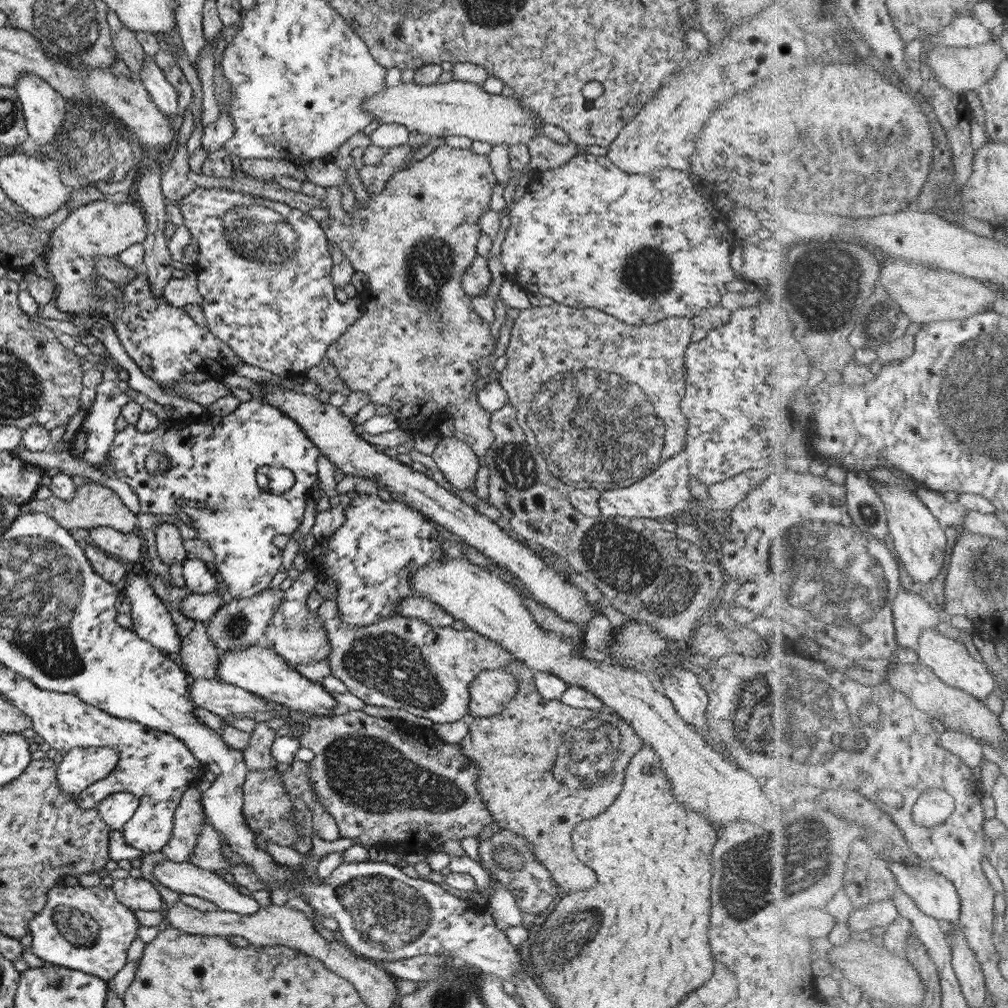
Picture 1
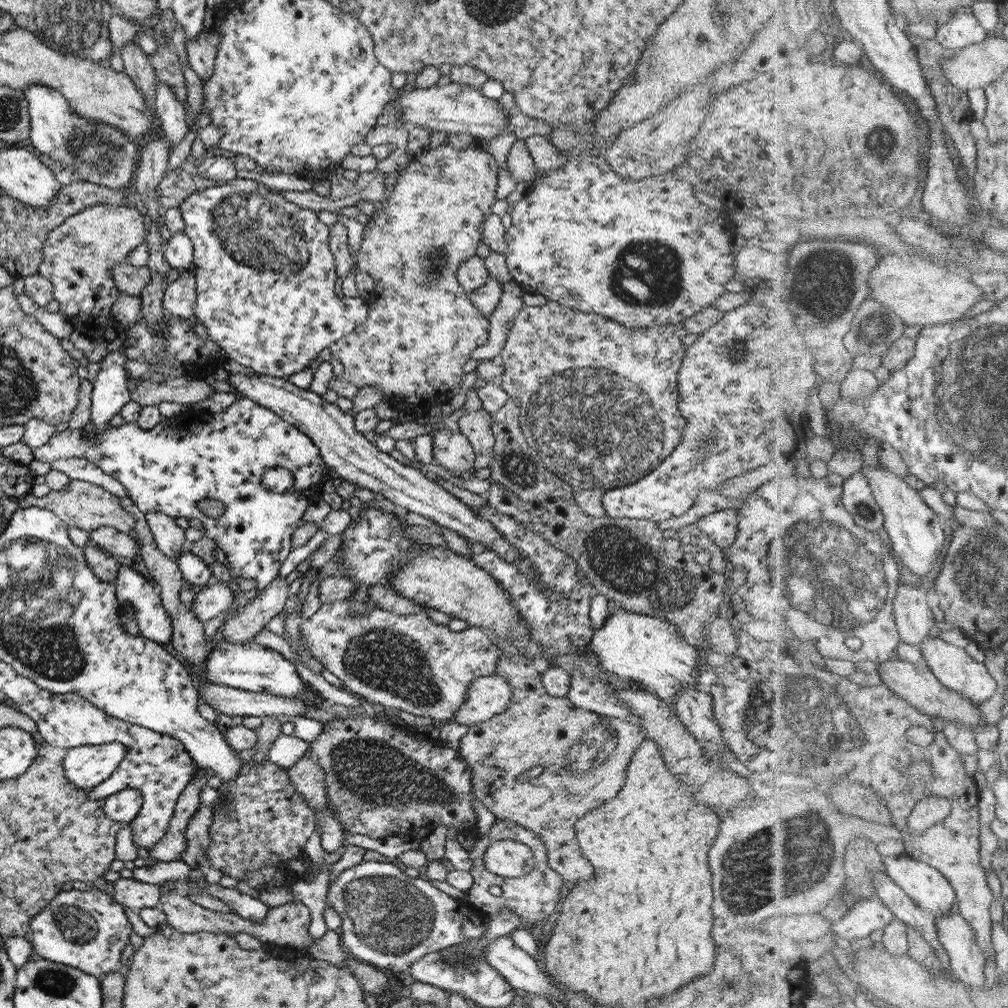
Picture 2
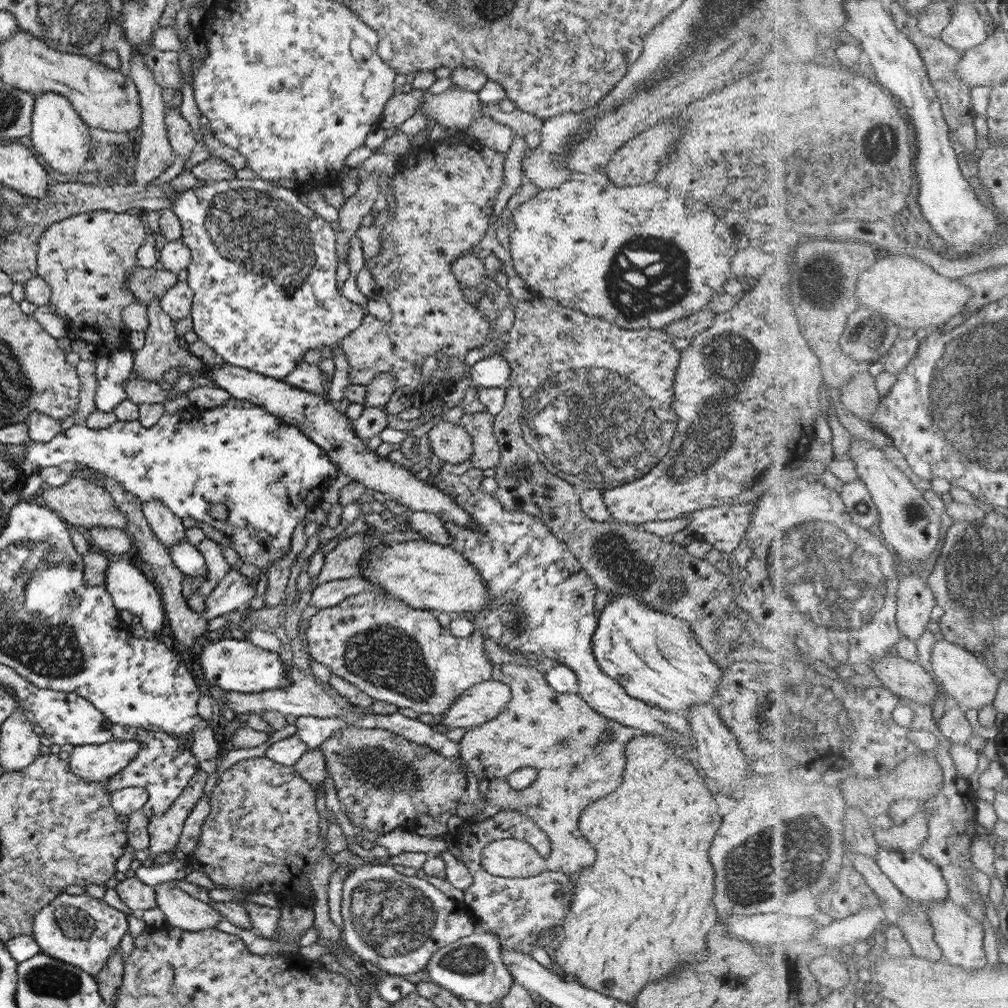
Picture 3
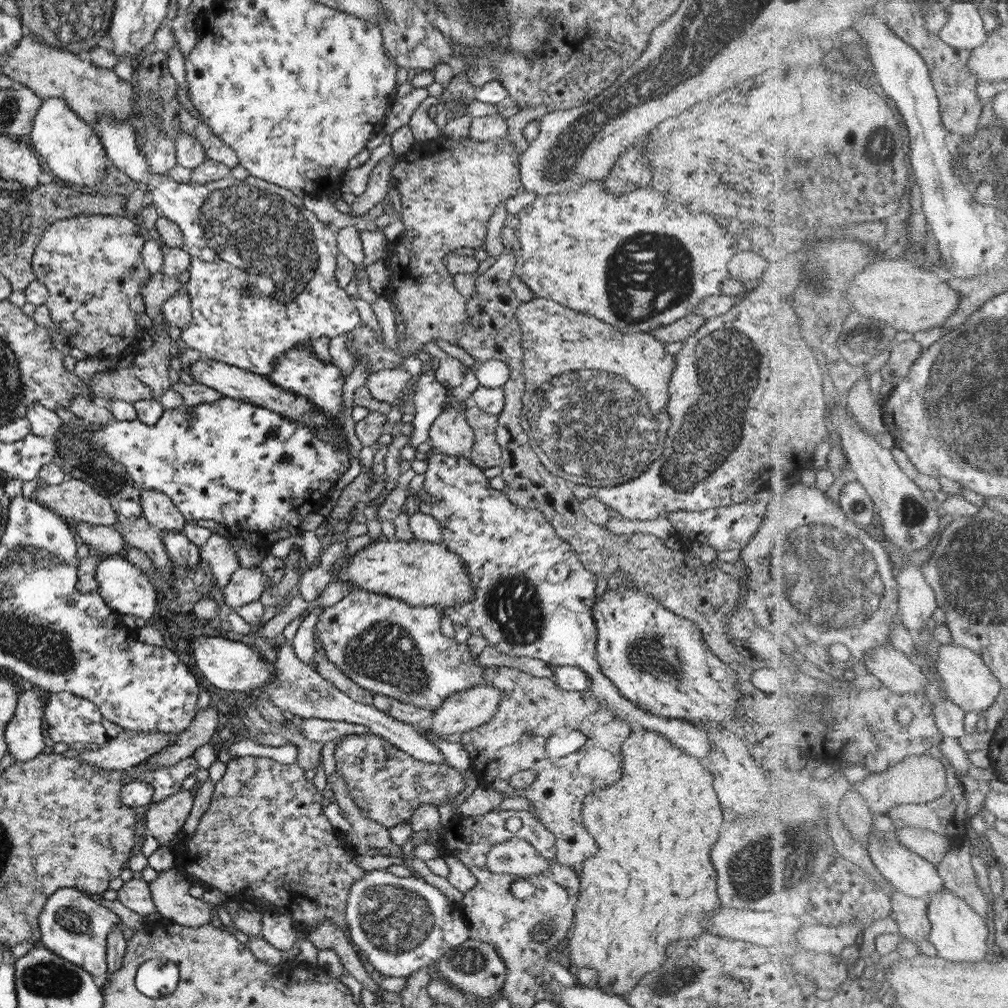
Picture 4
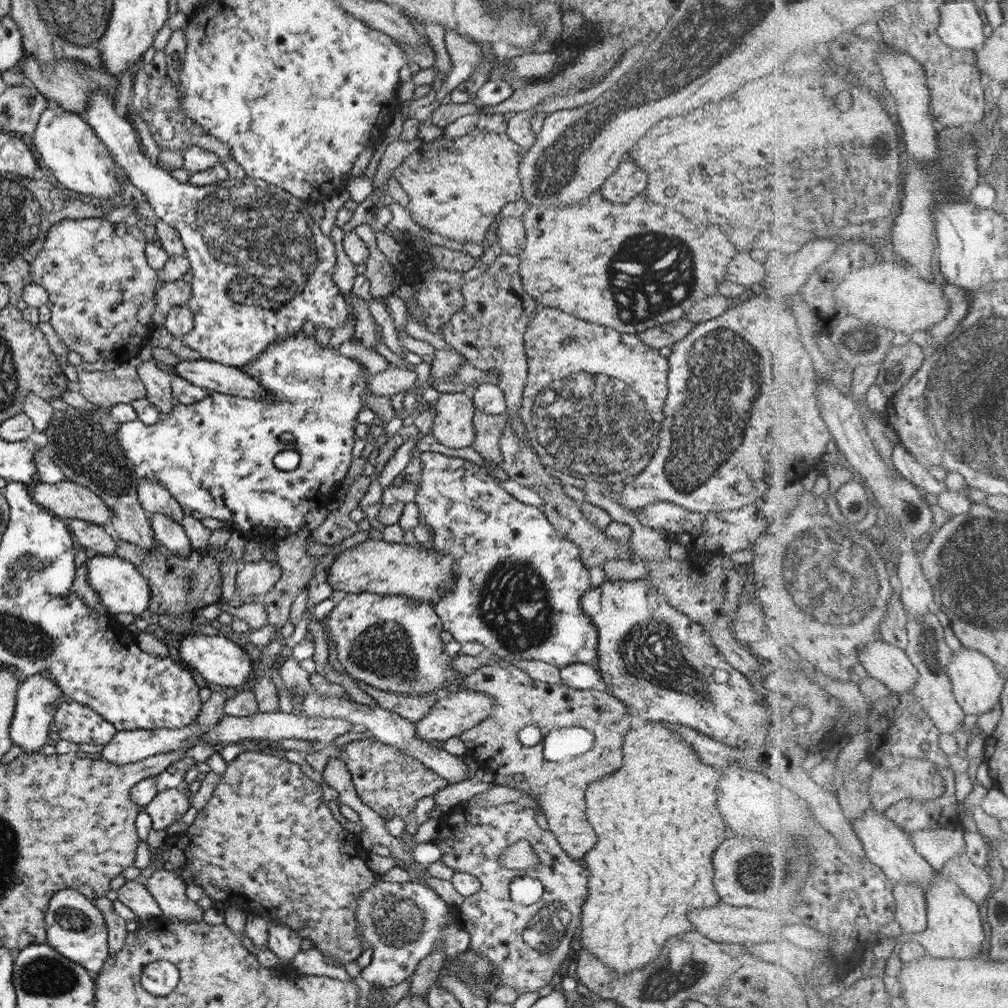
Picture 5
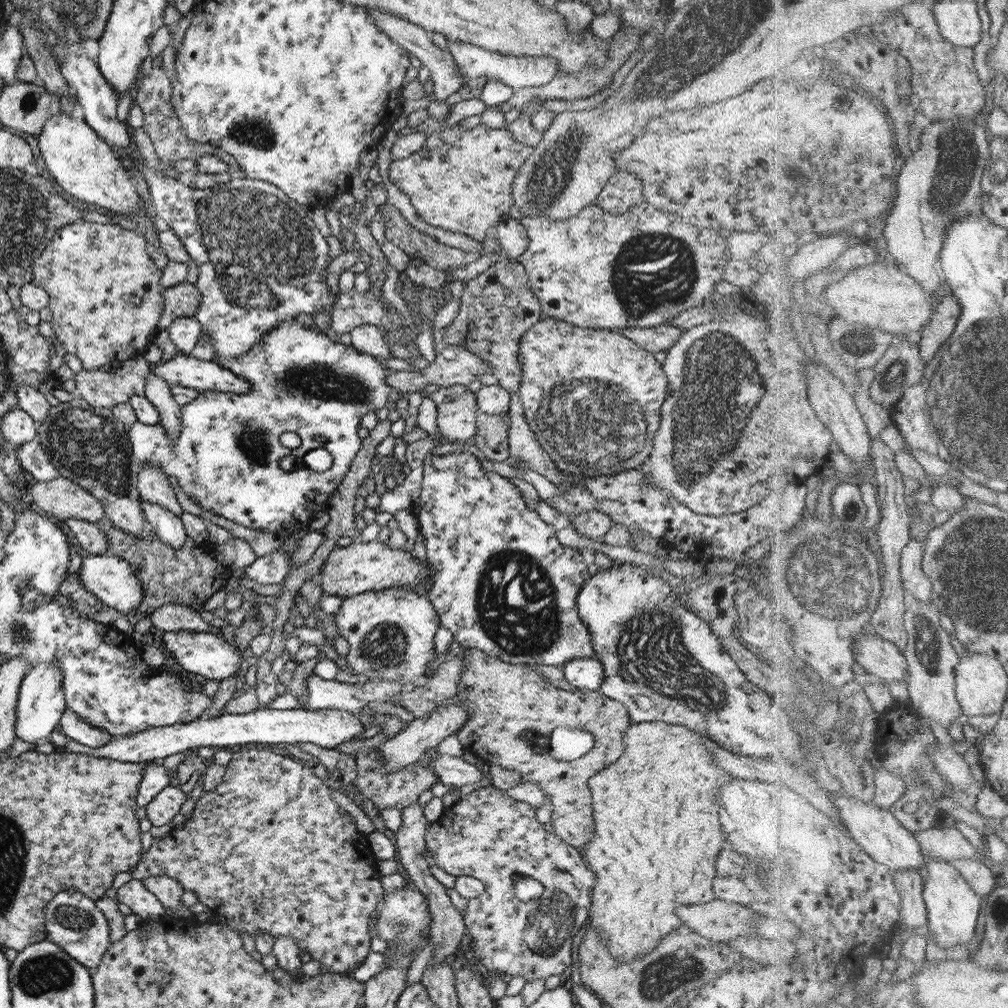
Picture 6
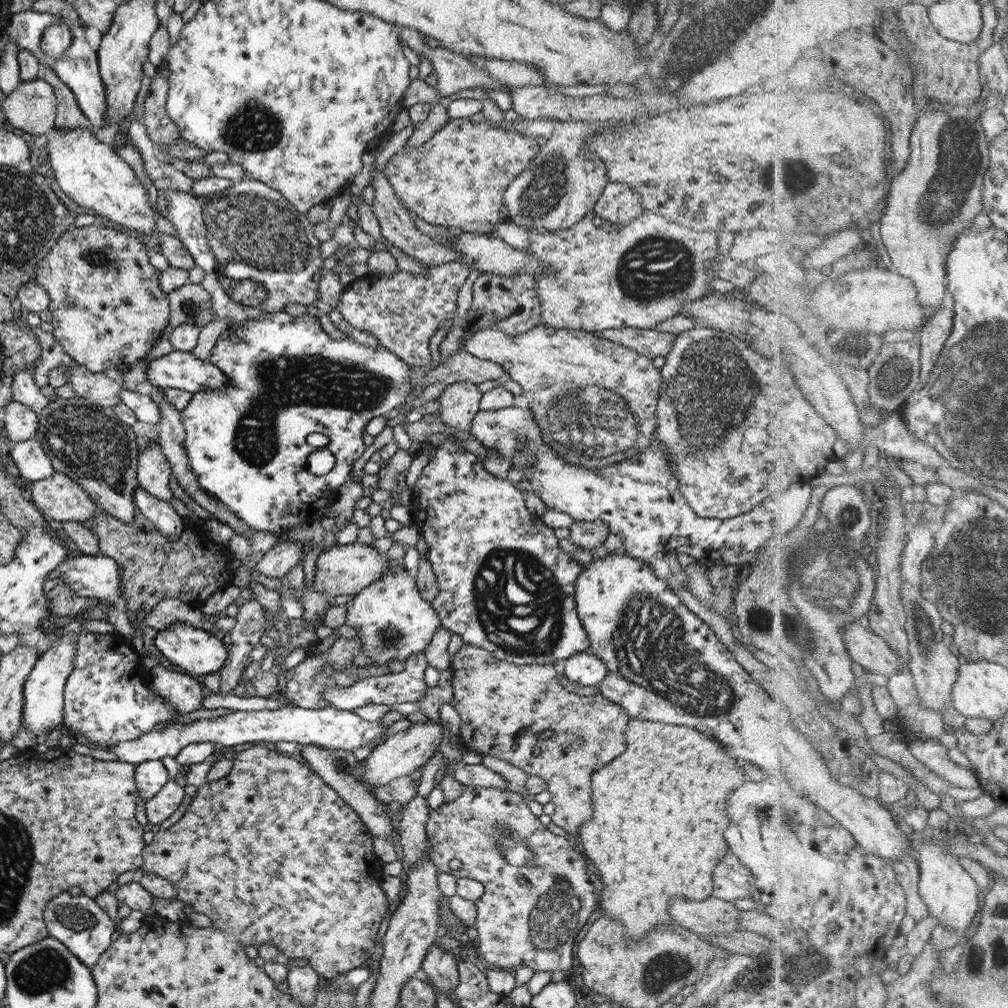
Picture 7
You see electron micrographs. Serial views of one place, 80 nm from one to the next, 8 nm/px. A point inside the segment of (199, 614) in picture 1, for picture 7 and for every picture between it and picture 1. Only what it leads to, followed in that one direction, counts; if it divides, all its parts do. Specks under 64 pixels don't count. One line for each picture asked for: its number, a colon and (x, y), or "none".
2: (213, 601)
3: (233, 592)
4: (245, 585)
5: (255, 579)
6: (271, 569)
7: (275, 563)

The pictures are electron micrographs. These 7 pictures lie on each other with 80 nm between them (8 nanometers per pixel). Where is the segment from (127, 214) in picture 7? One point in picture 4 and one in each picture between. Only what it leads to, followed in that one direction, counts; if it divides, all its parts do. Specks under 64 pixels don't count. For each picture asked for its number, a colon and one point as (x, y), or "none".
4: (71, 149)
5: (67, 146)
6: (86, 168)

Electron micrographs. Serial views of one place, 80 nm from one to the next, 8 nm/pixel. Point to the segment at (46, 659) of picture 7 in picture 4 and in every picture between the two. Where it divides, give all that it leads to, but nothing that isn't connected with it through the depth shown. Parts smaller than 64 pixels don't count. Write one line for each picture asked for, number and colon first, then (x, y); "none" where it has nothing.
4: (22, 733)
5: (37, 696)
6: (40, 704)

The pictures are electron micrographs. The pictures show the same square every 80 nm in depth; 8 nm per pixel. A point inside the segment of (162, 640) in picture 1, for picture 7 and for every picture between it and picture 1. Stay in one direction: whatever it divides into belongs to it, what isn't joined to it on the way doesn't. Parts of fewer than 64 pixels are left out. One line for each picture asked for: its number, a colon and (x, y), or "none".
2: (133, 588)
3: (130, 588)
4: (122, 586)
5: (121, 590)
6: (109, 579)
7: (97, 577)

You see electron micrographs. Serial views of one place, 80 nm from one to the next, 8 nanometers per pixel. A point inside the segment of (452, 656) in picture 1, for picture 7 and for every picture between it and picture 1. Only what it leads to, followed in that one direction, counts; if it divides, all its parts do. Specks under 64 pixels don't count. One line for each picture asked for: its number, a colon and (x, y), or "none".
2: (407, 662)
3: (403, 656)
4: (386, 647)
5: (393, 644)
6: (389, 633)
7: (393, 622)

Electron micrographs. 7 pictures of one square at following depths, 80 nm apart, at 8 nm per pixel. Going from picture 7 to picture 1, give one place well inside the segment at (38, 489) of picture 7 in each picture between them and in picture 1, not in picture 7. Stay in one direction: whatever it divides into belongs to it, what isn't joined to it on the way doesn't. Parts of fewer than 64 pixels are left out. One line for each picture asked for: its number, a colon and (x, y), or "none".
1: (91, 506)
2: (80, 504)
3: (81, 503)
4: (73, 500)
5: (66, 500)
6: (59, 499)

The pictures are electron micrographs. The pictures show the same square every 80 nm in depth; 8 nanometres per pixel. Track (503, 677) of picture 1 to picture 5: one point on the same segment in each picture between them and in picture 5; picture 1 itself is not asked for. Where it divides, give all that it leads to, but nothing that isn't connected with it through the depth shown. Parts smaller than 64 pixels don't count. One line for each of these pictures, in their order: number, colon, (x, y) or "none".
2: (486, 696)
3: (479, 703)
4: (461, 711)
5: (457, 711)

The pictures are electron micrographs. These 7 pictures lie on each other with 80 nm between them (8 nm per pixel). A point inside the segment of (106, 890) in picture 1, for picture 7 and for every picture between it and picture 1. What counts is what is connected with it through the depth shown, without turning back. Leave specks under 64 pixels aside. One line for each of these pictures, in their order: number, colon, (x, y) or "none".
2: (87, 930)
3: (82, 931)
4: (73, 926)
5: (74, 926)
6: (71, 920)
7: (77, 922)

